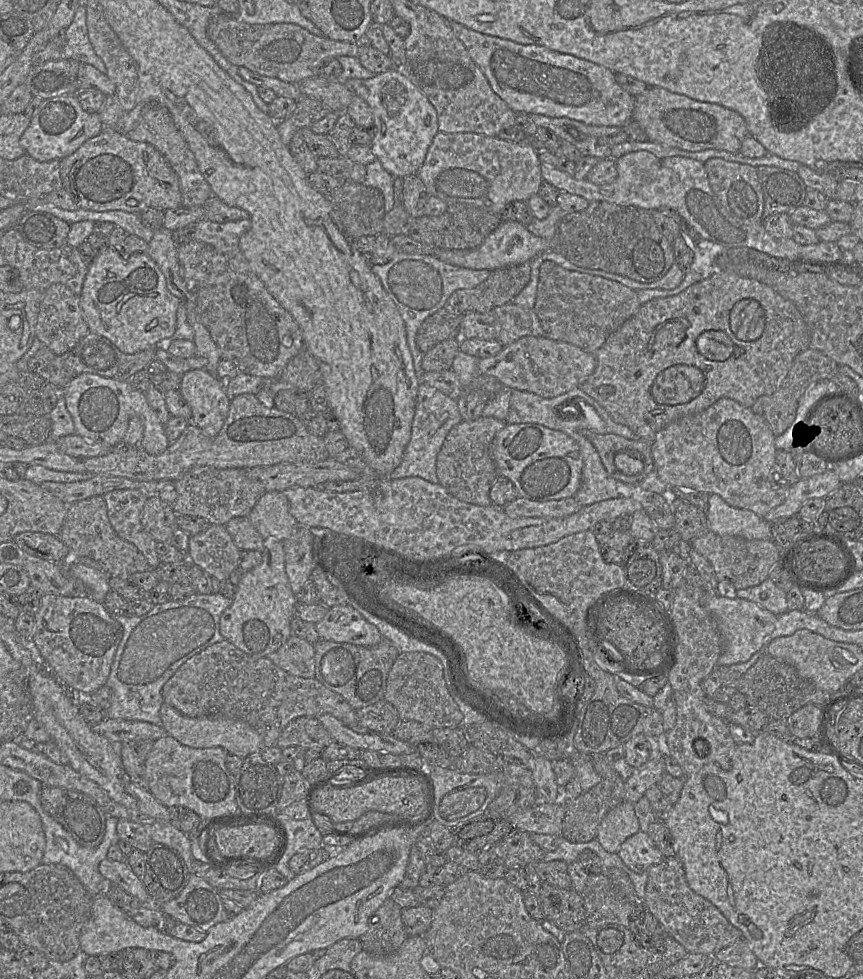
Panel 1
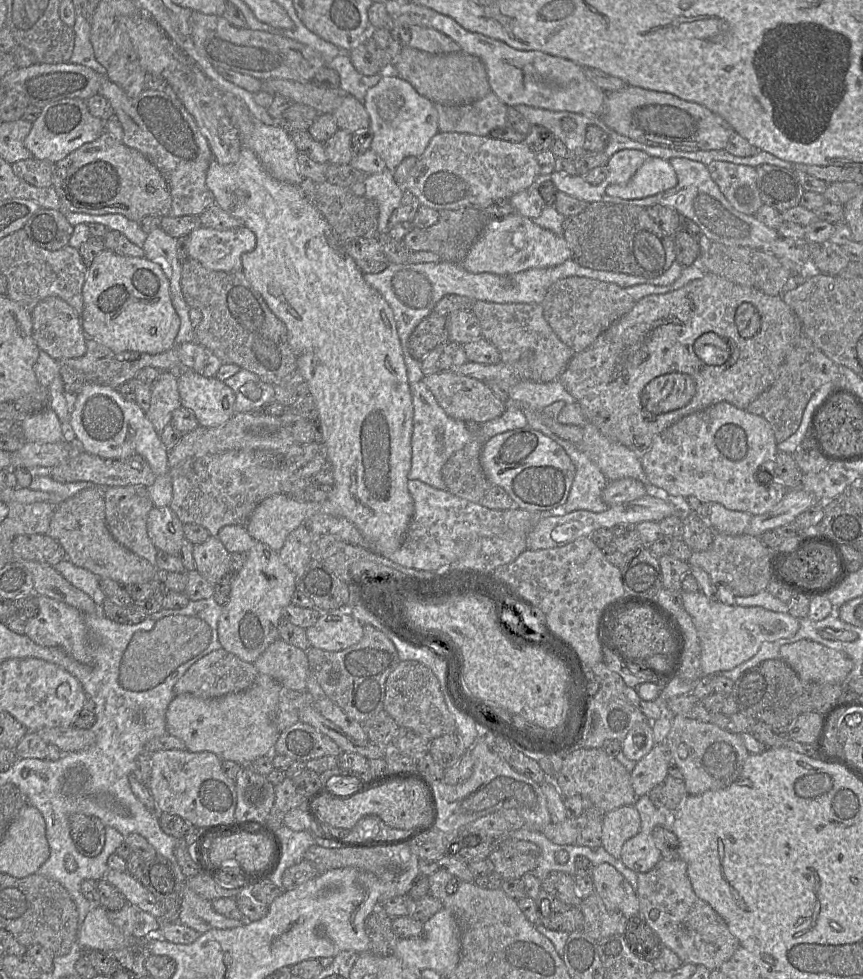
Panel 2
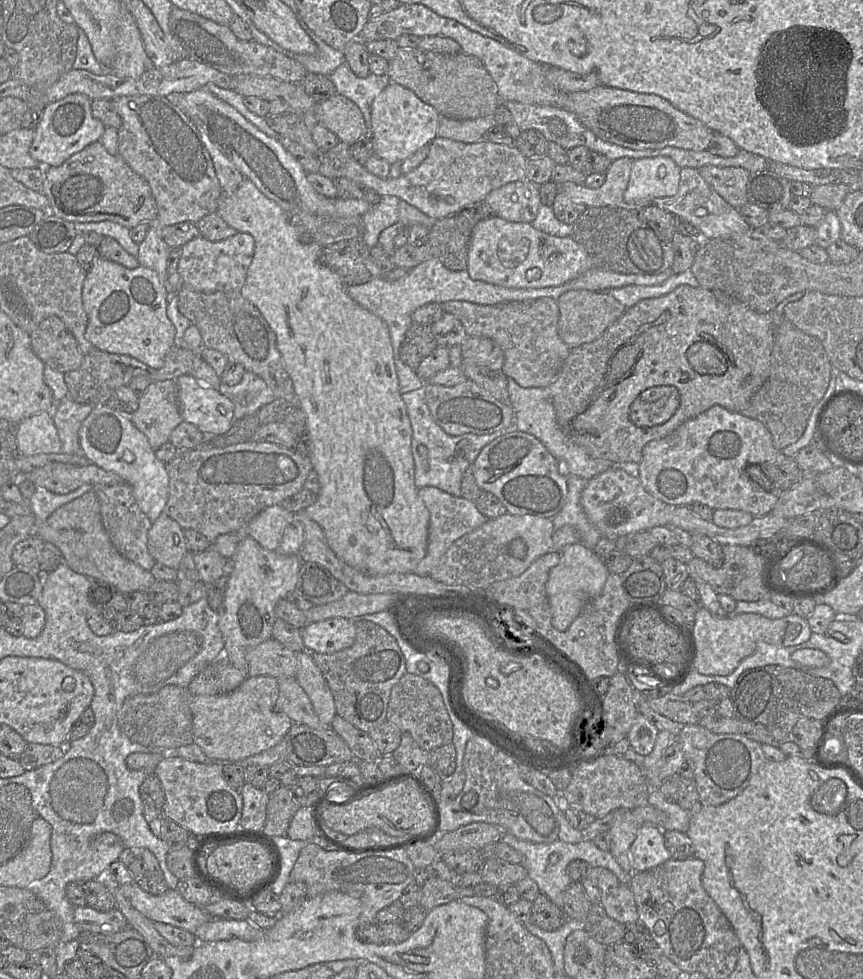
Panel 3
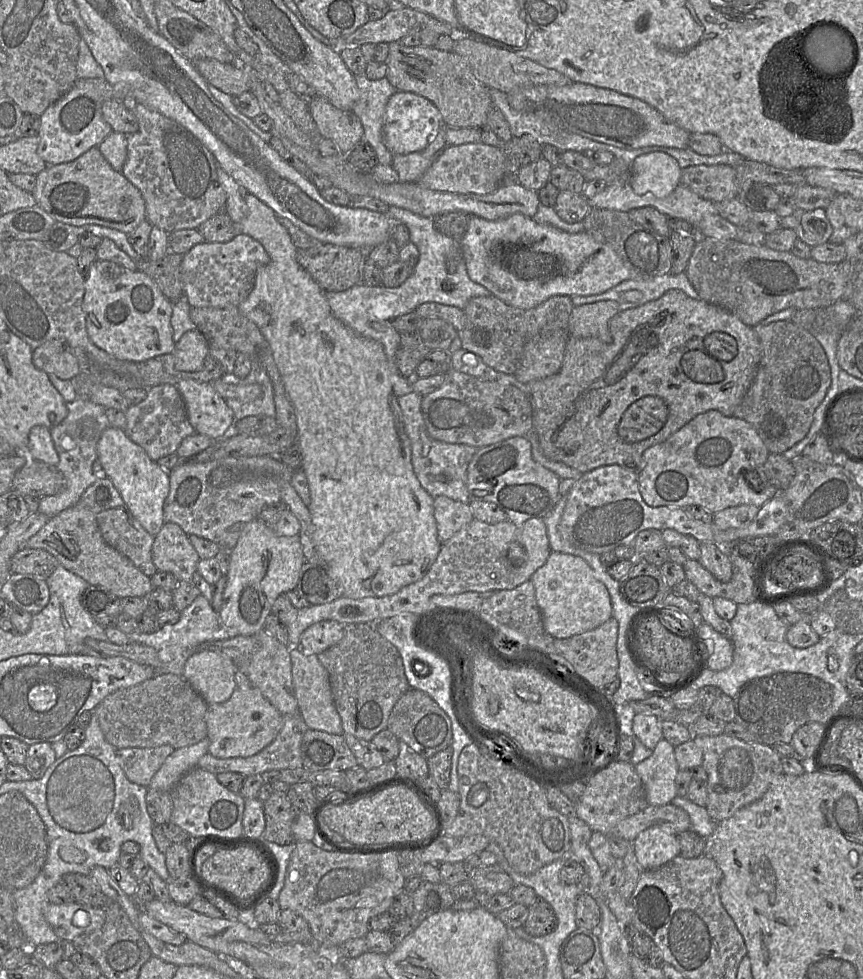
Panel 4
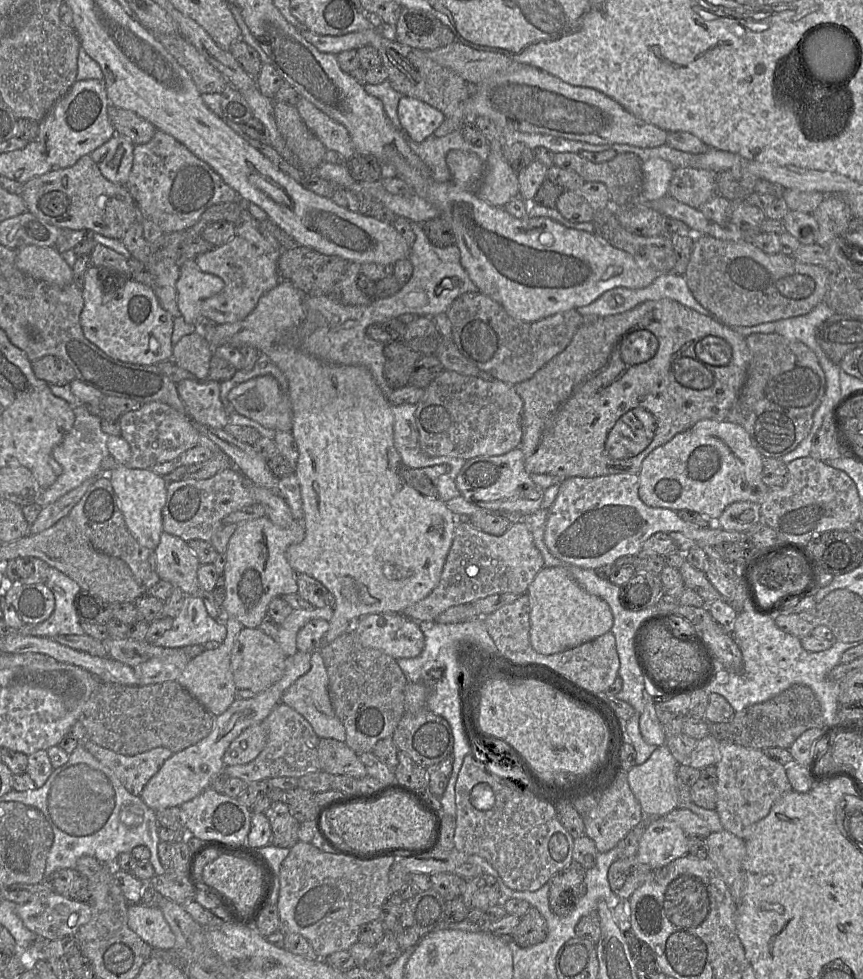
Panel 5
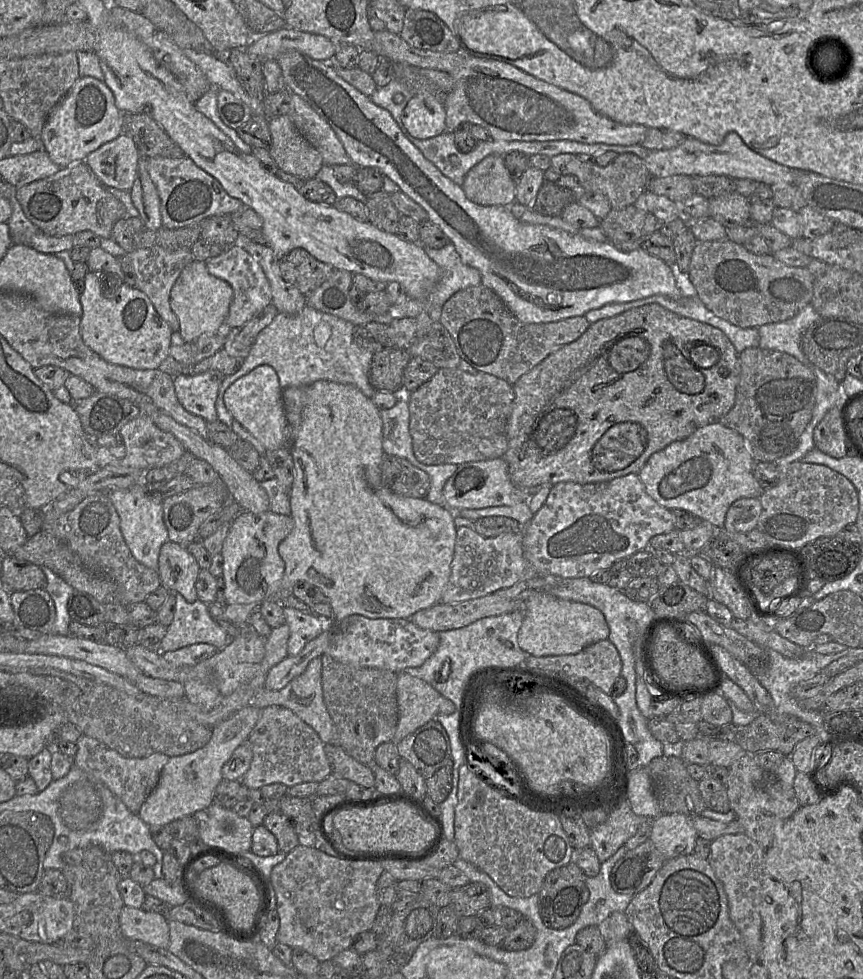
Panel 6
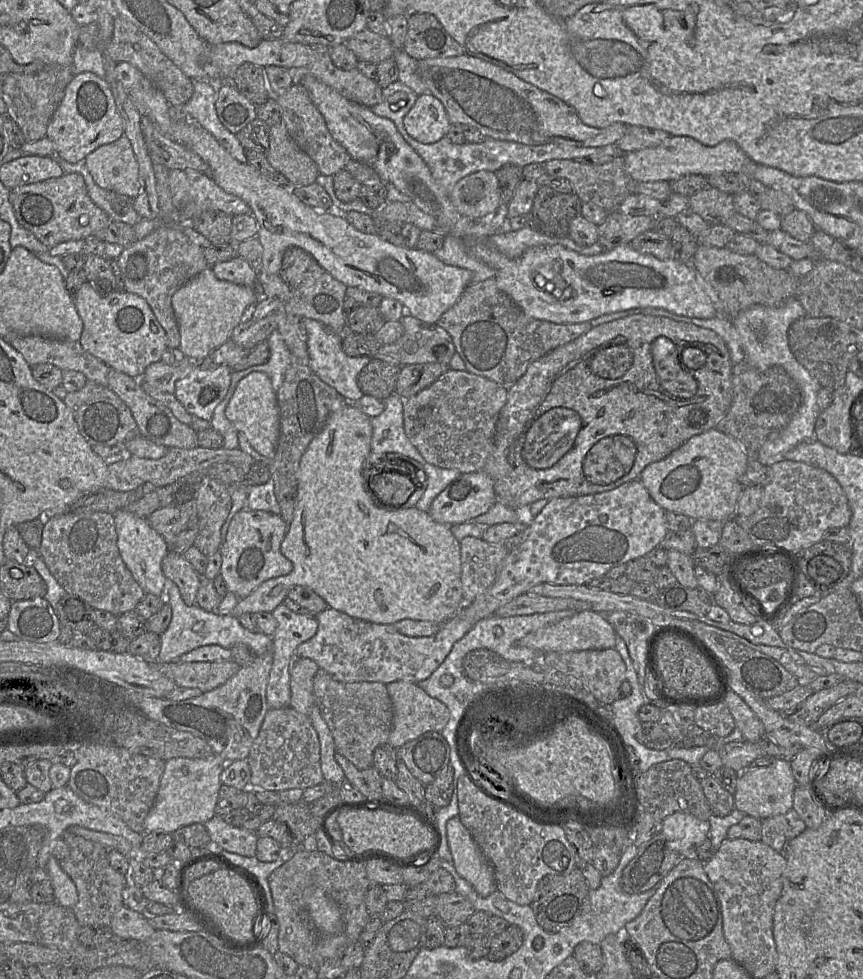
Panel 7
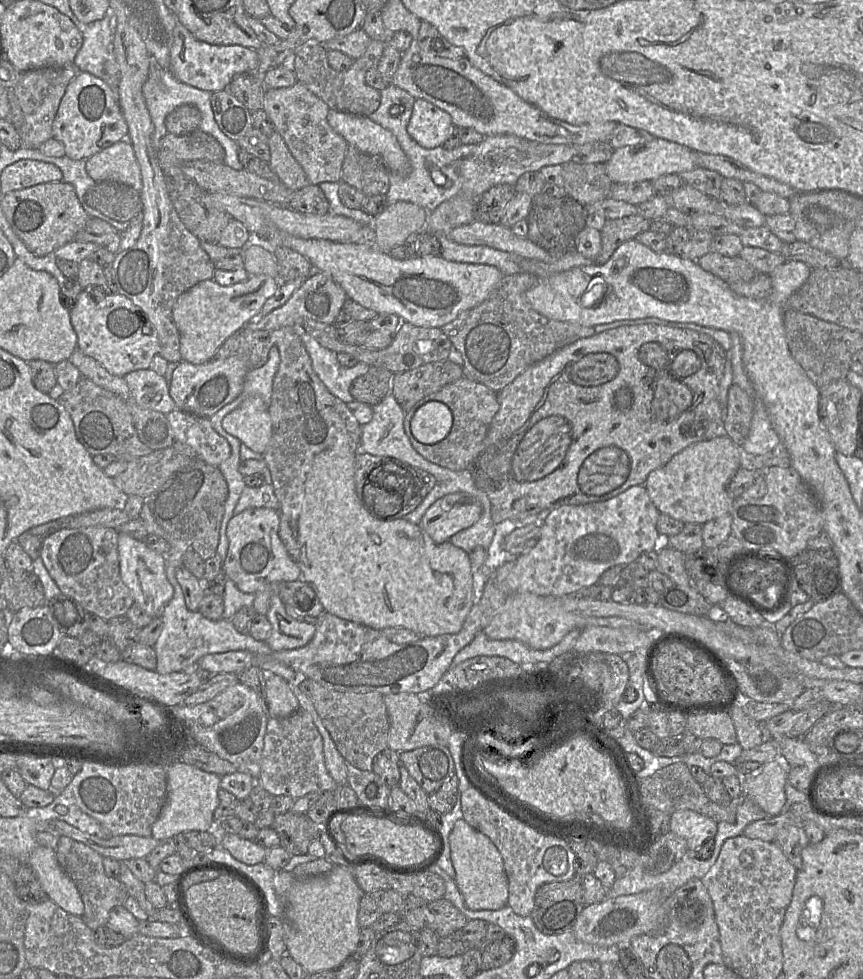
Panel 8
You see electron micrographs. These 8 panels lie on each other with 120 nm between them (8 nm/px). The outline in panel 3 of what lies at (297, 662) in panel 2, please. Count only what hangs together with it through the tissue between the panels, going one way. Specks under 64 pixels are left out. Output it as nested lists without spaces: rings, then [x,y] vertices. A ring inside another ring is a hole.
[[[272,637],[251,648],[246,654],[246,660],[248,676],[296,676],[296,652]]]

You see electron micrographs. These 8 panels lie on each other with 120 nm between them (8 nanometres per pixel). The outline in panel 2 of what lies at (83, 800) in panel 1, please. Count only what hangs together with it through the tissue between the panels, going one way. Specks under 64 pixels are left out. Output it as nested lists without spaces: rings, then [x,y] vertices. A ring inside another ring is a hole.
[[[72,813],[68,817],[71,838],[76,849],[86,857],[99,855],[105,844],[105,825],[97,817]]]

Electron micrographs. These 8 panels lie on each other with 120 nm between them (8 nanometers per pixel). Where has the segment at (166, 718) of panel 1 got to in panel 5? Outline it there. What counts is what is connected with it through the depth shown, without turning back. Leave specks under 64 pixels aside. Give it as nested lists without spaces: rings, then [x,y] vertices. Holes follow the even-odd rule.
[[[261,724],[249,726],[229,745],[223,756],[224,766],[246,764],[264,749],[266,733]]]

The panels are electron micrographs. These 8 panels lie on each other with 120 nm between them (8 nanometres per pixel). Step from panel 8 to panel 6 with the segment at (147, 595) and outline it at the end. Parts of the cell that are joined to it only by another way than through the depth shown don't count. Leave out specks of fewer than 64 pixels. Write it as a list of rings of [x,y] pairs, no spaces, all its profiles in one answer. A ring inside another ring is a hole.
[[[135,484],[126,489],[108,490],[120,519],[120,530],[133,557],[144,566],[158,570],[158,558],[162,545],[167,542],[168,530],[163,521],[163,500],[158,494],[149,494],[143,485]]]

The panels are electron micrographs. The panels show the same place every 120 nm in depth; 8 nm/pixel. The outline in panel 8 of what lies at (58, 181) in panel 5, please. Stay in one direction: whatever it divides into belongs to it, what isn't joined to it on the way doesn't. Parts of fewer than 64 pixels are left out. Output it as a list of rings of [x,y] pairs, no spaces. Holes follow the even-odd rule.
[[[48,182],[14,190],[1,200],[2,211],[14,233],[34,255],[43,257],[74,240],[90,218],[70,183]]]

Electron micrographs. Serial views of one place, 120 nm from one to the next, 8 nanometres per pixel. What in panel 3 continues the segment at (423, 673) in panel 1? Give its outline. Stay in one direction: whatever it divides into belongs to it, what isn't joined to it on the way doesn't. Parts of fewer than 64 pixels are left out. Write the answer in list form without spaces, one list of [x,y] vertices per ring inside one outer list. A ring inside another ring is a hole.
[[[406,673],[392,687],[386,719],[409,733],[424,750],[431,751],[453,740],[453,725],[439,689],[420,675]]]

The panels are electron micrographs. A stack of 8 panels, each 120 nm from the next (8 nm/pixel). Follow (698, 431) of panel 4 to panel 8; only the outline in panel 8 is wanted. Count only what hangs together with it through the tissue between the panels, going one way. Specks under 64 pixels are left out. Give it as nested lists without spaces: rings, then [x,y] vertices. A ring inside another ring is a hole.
[[[720,434],[694,443],[674,455],[665,466],[649,473],[644,486],[660,513],[684,523],[703,525],[731,514],[734,499],[728,493],[728,485],[742,466],[744,455],[728,436]]]

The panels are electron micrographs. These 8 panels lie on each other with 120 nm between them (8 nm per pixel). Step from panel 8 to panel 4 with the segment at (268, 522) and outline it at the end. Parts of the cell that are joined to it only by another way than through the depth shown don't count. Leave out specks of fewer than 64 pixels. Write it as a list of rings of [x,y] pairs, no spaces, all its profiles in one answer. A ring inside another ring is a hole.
[[[260,519],[244,523],[235,547],[230,550],[223,601],[218,615],[234,634],[252,636],[264,629],[267,616],[275,599],[294,590],[305,557],[299,534],[277,535],[274,529]]]

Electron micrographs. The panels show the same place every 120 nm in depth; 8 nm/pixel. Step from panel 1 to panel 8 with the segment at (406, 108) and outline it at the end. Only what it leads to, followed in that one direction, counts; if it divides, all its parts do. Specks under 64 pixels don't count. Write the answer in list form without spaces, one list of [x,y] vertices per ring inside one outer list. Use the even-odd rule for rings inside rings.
[[[424,99],[414,101],[407,132],[420,146],[427,149],[442,146],[452,128],[451,116],[446,111]]]

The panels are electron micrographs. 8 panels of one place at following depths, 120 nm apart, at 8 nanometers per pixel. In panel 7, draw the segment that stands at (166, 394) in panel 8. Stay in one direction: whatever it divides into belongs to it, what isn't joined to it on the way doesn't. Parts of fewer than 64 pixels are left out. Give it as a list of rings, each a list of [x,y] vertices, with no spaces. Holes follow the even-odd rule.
[[[185,358],[180,363],[168,365],[161,360],[147,367],[142,374],[142,380],[148,385],[162,392],[175,393],[175,383],[198,367],[197,360]]]

